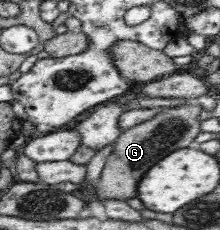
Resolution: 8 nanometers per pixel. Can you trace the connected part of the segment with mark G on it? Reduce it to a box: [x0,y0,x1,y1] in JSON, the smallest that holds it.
[95,103,203,201]

